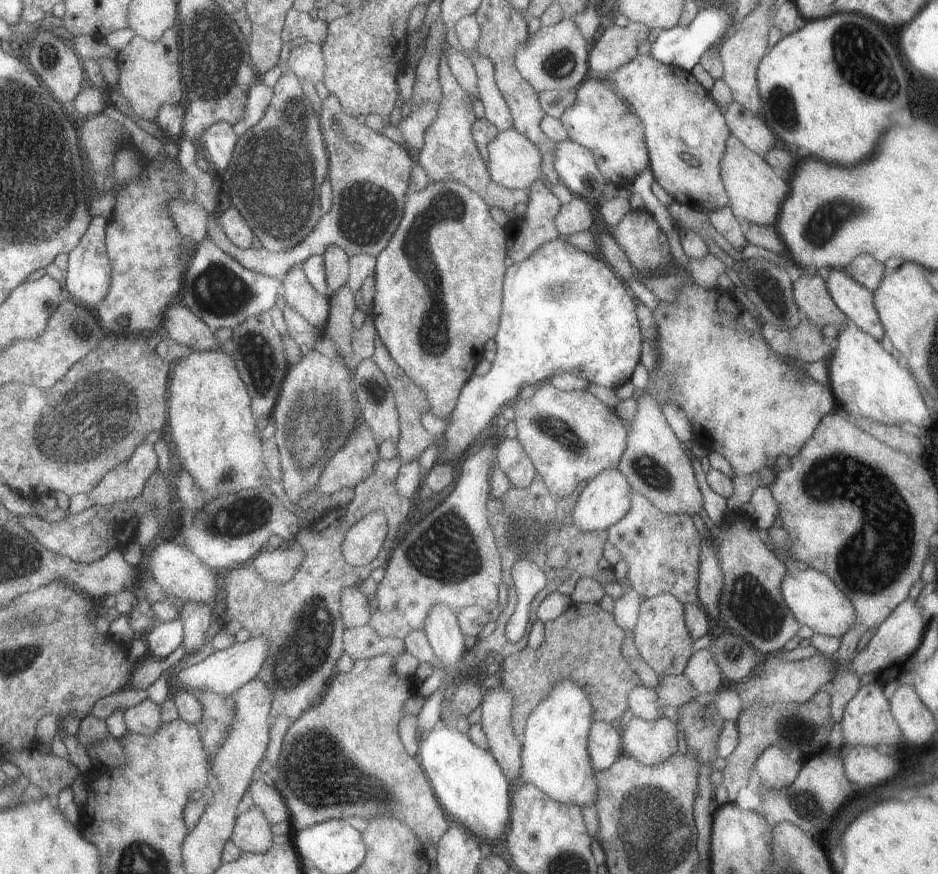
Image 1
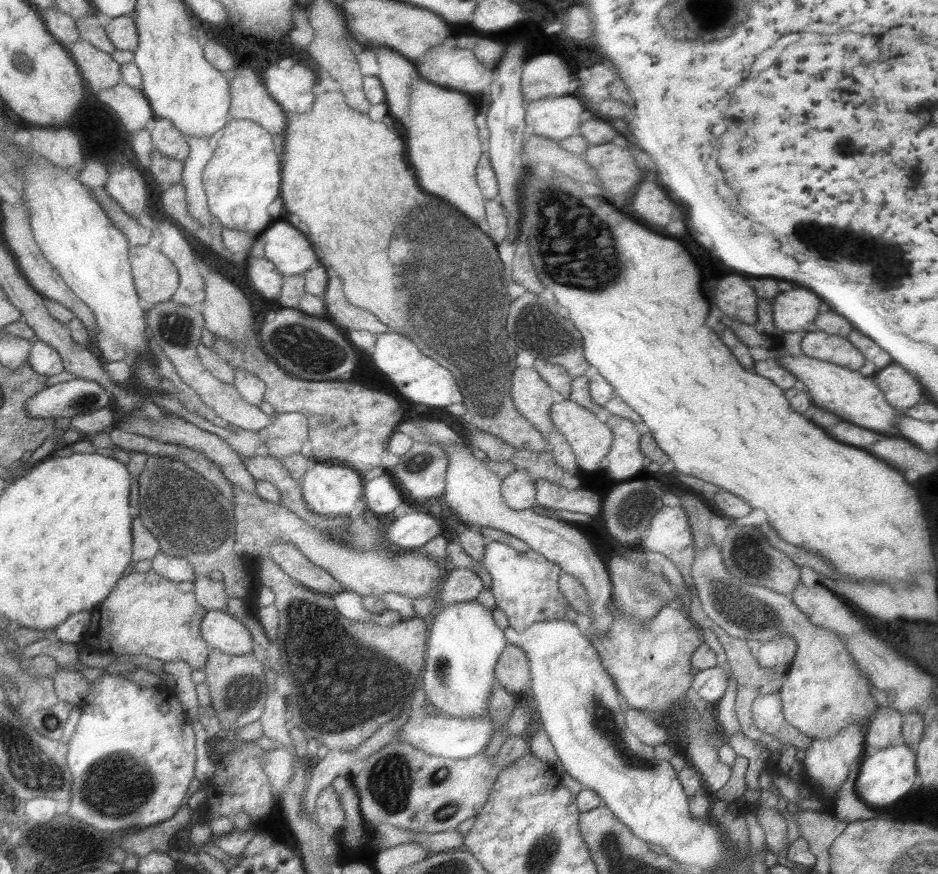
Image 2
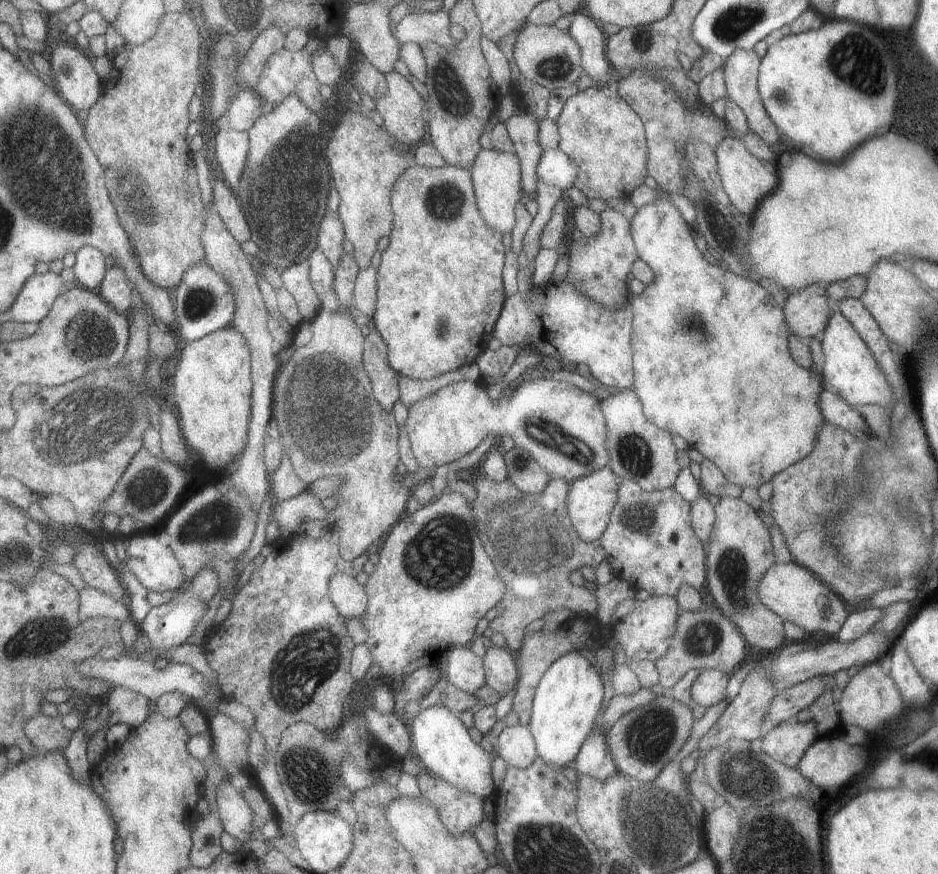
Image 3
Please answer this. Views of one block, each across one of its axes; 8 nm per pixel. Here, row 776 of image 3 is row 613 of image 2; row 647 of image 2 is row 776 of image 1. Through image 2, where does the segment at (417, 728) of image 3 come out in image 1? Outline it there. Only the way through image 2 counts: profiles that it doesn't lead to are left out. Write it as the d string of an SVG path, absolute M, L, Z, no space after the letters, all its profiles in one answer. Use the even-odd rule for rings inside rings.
M445 724L435 726L417 744L417 760L427 774L447 818L463 824L479 842L497 844L507 832L513 786L501 772L491 750L473 744L467 734Z

